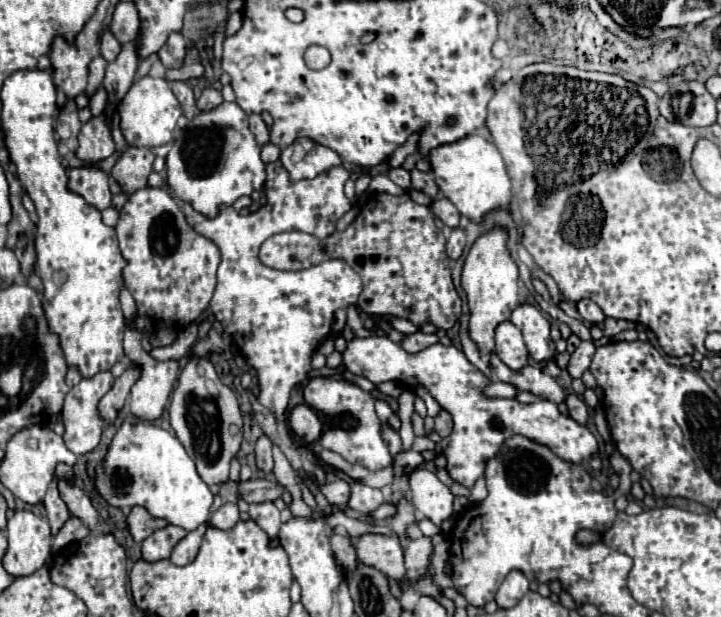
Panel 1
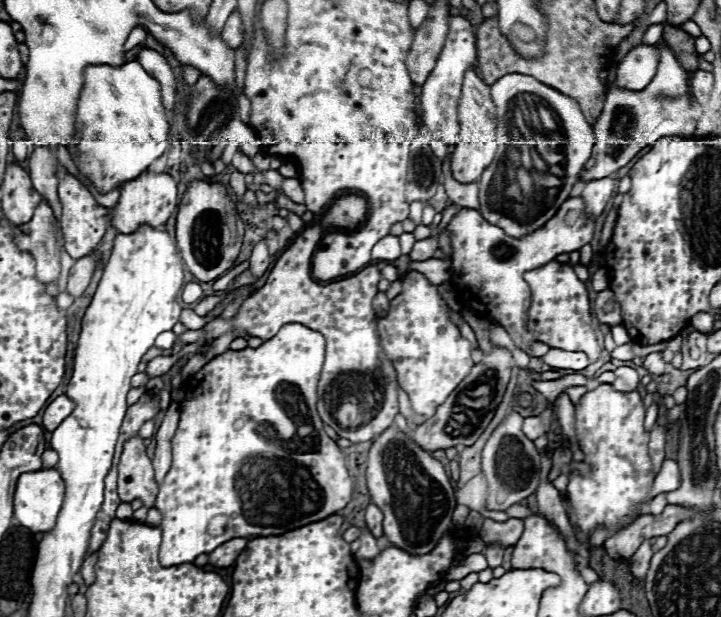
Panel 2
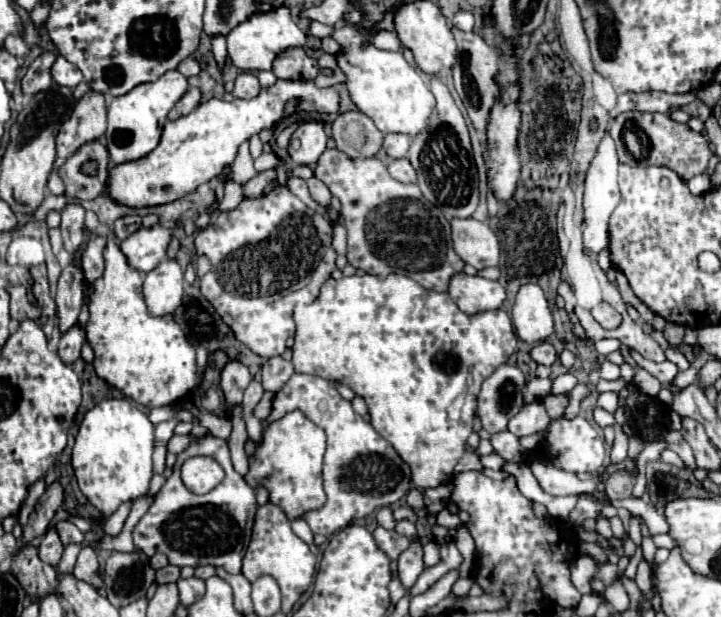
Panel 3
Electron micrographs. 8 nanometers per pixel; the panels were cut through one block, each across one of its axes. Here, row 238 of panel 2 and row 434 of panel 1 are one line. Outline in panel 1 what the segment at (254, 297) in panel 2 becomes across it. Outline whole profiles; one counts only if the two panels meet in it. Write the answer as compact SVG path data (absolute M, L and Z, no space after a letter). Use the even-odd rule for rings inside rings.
M300 404L292 408L288 416L288 424L296 436L300 436L306 444L312 444L318 440L318 434L322 432L322 420L320 416L306 404Z

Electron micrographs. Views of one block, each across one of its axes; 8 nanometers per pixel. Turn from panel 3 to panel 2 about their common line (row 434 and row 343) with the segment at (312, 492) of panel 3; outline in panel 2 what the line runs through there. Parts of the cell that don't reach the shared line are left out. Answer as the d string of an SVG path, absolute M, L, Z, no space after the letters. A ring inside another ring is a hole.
M286 324L282 330L266 340L258 348L244 348L244 350L226 350L224 354L214 356L200 372L196 372L190 378L190 394L188 398L180 404L180 424L178 430L172 438L172 466L168 474L164 476L164 482L160 484L160 492L156 498L156 508L162 514L160 530L162 530L162 546L160 546L160 564L162 566L178 566L186 562L194 562L196 556L200 554L210 554L216 546L232 540L232 538L250 538L250 536L280 536L284 532L302 528L306 524L324 520L332 516L334 512L342 510L354 492L352 478L348 474L348 468L344 464L344 454L338 448L334 440L330 440L324 432L324 424L316 412L316 384L320 378L322 362L324 362L324 348L326 340L322 334L302 326L302 324Z

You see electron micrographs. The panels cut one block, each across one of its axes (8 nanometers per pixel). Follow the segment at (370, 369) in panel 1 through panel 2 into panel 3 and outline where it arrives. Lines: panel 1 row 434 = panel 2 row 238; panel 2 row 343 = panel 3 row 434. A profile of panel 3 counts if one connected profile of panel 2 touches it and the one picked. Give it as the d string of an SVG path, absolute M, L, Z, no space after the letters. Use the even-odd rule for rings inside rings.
M534 400L522 406L522 410L510 420L510 432L514 436L530 436L542 432L548 426L548 422L550 418L544 410L544 404L540 400Z

